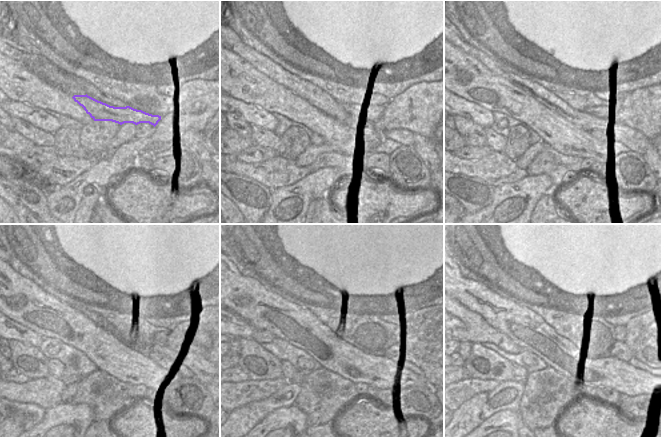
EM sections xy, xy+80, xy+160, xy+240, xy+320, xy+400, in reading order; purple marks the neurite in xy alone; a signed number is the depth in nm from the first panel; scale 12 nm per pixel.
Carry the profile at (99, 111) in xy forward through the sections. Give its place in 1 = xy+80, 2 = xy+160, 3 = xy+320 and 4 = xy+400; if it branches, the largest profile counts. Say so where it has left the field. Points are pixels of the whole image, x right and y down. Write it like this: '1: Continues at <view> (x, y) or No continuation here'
1: Continues at xy+80 (374, 115)
2: Continues at xy+160 (605, 112)
3: Continues at xy+320 (423, 335)
4: Continues at xy+400 (647, 336)

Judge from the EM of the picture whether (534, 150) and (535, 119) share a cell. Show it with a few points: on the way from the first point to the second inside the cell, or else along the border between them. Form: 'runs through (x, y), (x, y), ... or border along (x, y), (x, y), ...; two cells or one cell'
border along (541, 140), (547, 145); two cells

